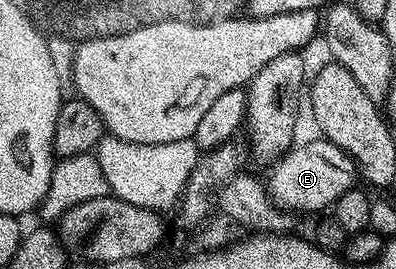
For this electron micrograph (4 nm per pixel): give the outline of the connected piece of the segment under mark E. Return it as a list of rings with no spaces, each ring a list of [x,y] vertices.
[[[316,138],[308,144],[296,143],[279,157],[269,180],[269,195],[284,210],[300,208],[303,212],[330,209],[336,200],[357,184],[357,165],[348,152],[342,152],[333,142]]]

